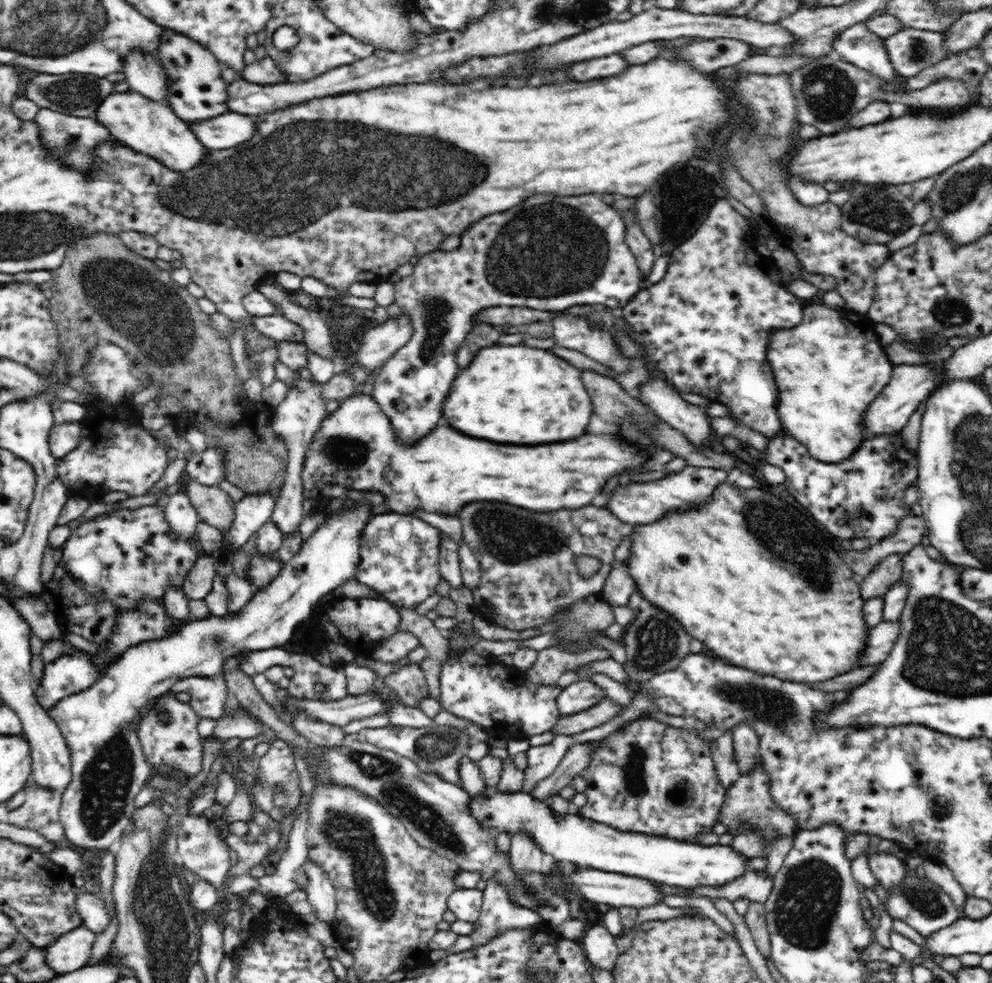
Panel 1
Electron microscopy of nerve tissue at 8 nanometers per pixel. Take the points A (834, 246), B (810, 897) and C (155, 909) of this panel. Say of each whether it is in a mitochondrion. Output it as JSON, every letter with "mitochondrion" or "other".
{"A":"other","B":"mitochondrion","C":"mitochondrion"}

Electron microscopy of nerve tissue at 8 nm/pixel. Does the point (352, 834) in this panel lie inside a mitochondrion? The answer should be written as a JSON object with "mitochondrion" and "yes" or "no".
{"mitochondrion":"yes"}

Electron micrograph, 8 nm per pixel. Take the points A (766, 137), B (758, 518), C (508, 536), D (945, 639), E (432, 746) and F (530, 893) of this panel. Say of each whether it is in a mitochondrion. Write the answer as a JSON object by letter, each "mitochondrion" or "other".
{"A":"mitochondrion","B":"mitochondrion","C":"mitochondrion","D":"mitochondrion","E":"mitochondrion","F":"mitochondrion"}

